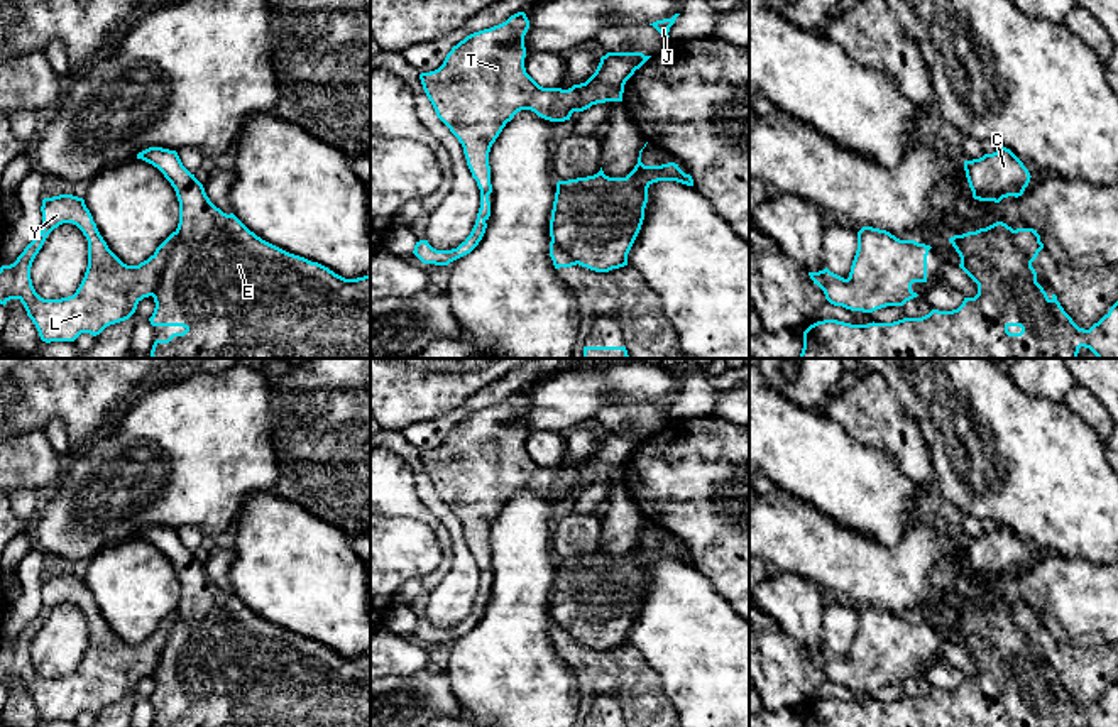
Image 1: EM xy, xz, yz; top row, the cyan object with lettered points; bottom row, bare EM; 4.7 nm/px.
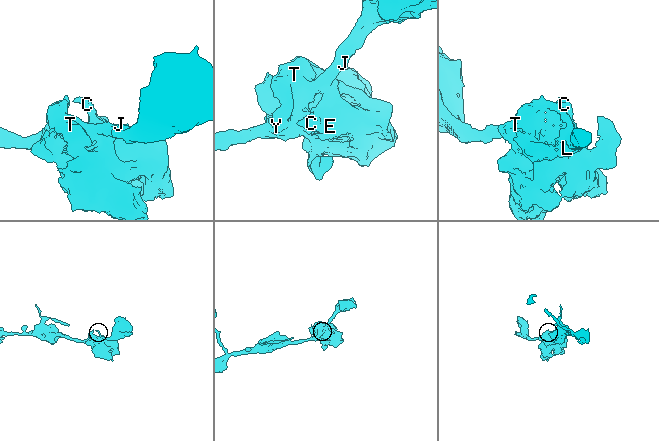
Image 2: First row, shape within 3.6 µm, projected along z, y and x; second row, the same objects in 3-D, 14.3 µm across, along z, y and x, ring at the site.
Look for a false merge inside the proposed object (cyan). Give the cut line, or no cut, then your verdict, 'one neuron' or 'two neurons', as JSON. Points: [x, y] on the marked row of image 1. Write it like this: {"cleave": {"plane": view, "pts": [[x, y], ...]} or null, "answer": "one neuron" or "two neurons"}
{"cleave": {"plane": "xy", "pts": [[176, 232], [176, 242], [159, 284], [151, 295]]}, "answer": "two neurons"}

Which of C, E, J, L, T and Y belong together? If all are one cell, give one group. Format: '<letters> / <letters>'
C E / J L T Y

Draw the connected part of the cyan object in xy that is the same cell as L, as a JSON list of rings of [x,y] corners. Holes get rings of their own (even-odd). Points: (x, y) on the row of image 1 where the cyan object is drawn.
[[[44,198],[41,211],[42,230],[14,264],[0,267],[0,304],[19,299],[42,342],[74,342],[81,333],[96,336],[107,326],[129,320],[137,304],[156,292],[176,232],[147,260],[127,265],[108,249],[83,198]],[[63,223],[76,225],[86,237],[88,267],[73,296],[44,299],[32,286],[30,267],[47,235]]]

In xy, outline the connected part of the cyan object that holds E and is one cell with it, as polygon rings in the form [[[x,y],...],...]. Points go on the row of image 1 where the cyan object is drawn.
[[[149,147],[137,154],[171,183],[179,201],[179,223],[176,243],[167,257],[159,286],[152,294],[156,308],[149,318],[152,326],[183,326],[183,333],[173,333],[167,340],[156,340],[151,350],[152,358],[370,358],[370,274],[357,279],[345,279],[328,267],[304,257],[289,254],[250,232],[233,213],[227,215],[216,208],[205,193],[203,184],[181,162],[176,150]]]

